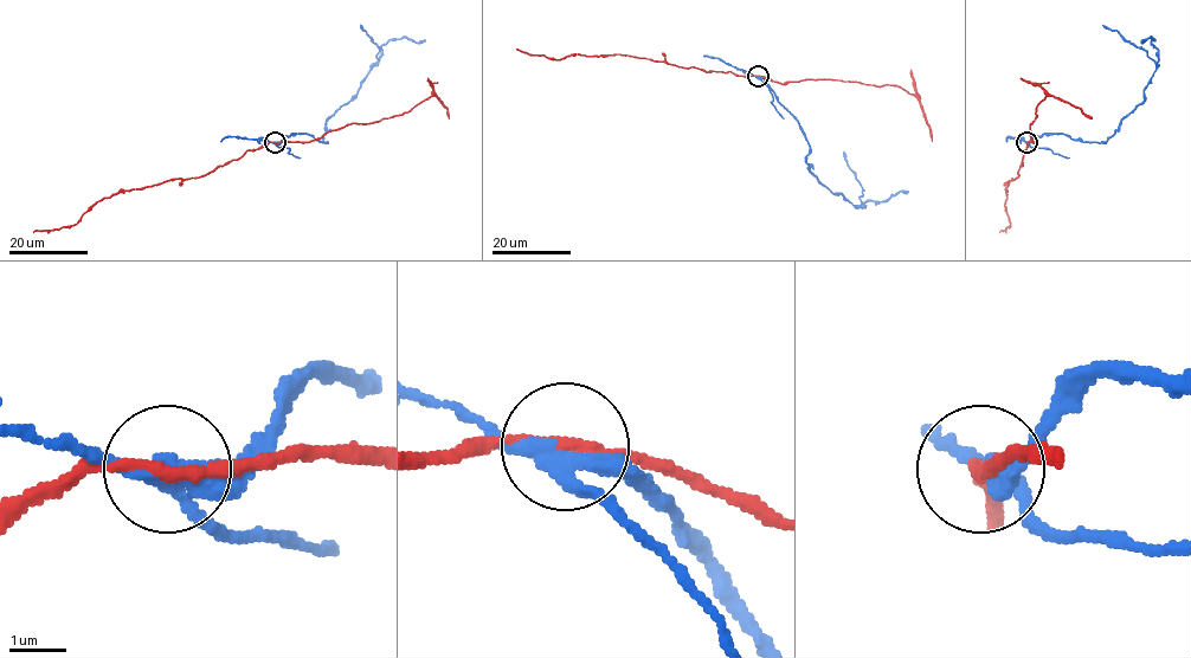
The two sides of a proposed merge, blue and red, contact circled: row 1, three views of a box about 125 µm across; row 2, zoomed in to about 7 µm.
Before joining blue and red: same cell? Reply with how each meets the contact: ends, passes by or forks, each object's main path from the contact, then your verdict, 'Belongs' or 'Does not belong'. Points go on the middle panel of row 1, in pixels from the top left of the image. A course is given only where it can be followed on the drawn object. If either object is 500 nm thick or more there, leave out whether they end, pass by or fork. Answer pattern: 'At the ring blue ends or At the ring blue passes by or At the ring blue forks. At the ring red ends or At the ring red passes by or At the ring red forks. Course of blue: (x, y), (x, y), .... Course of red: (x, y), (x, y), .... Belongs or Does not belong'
At the ring blue forks. At the ring red passes by. Course of blue: (758, 76), (798, 121), (810, 147), (809, 169), (831, 192), (860, 206), (862, 186), (843, 152). Course of red: (758, 76), (703, 71), (623, 55), (571, 55), (557, 59), (529, 55), (516, 49). Does not belong

